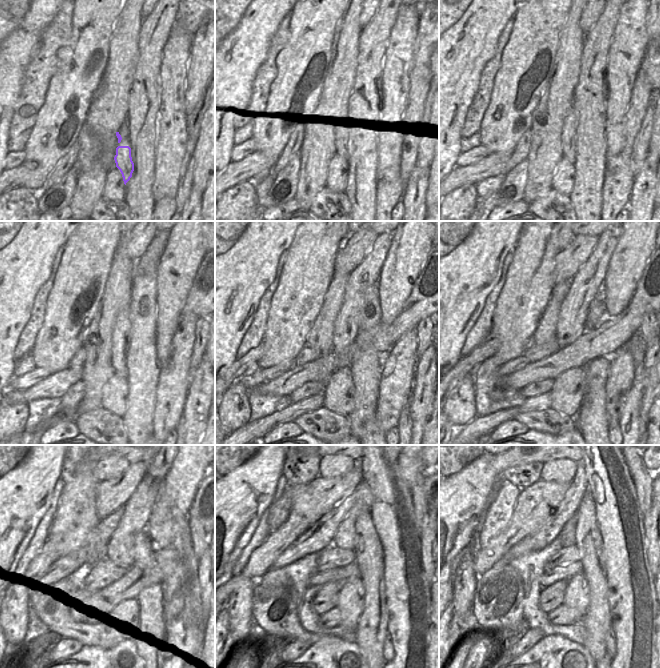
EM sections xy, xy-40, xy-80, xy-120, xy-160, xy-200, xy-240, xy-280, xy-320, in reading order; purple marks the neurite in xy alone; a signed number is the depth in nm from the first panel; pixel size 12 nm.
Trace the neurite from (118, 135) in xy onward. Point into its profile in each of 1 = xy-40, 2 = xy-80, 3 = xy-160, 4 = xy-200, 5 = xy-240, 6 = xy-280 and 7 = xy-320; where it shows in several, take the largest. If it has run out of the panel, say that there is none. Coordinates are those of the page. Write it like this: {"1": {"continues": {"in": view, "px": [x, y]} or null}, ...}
{"1": {"continues": {"in": "xy-40", "px": [345, 126]}}, "2": {"continues": {"in": "xy-80", "px": [570, 122]}}, "3": {"continues": {"in": "xy-160", "px": [346, 327]}}, "4": {"continues": {"in": "xy-200", "px": [586, 283]}}, "5": {"continues": {"in": "xy-240", "px": [120, 548]}}, "6": {"continues": {"in": "xy-280", "px": [345, 537]}}, "7": {"continues": {"in": "xy-320", "px": [567, 537]}}}

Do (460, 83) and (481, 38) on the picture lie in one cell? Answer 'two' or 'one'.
one

